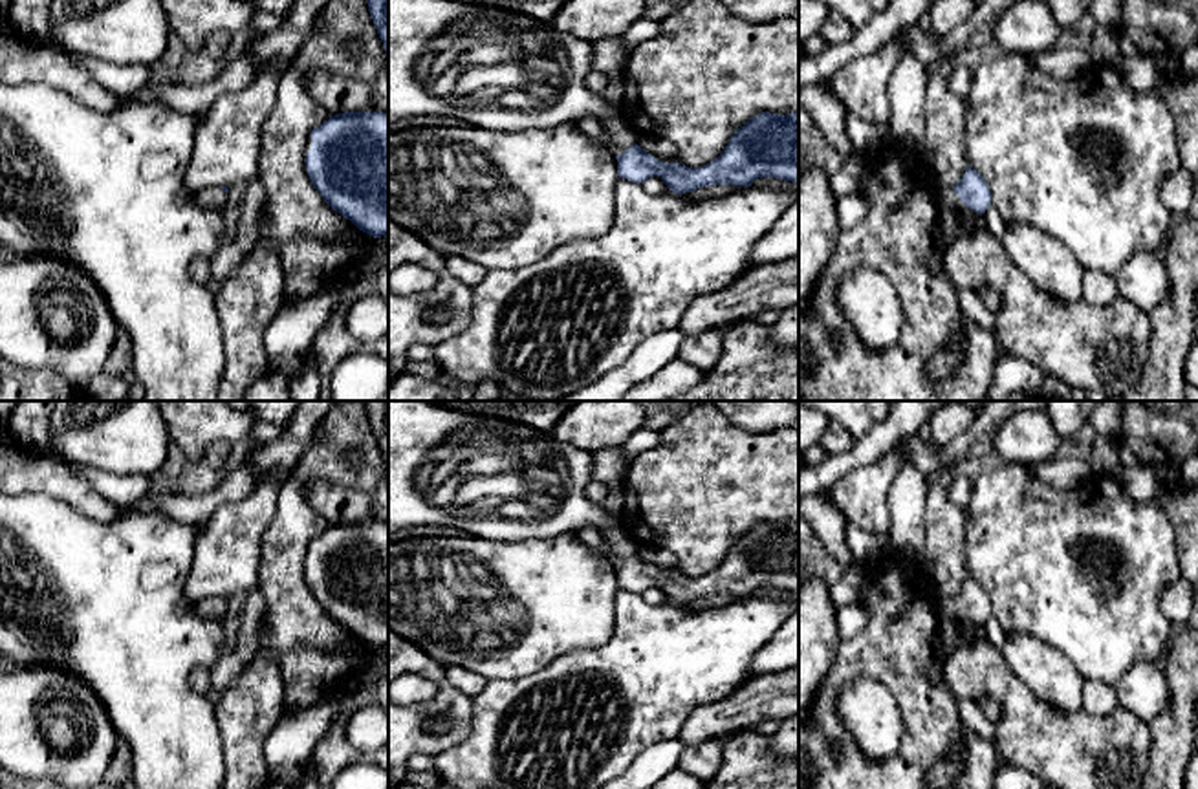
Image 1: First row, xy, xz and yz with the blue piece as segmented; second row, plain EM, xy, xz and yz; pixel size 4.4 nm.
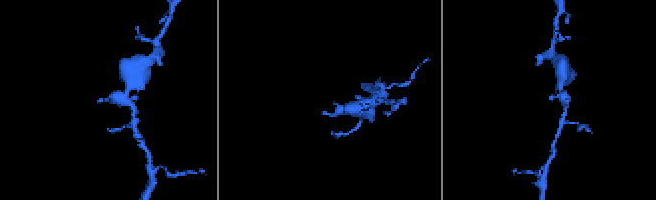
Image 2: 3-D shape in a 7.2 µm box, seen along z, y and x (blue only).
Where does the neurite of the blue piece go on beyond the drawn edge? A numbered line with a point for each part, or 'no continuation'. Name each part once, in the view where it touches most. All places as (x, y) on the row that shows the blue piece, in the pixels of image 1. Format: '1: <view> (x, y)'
1: xz (621, 136)

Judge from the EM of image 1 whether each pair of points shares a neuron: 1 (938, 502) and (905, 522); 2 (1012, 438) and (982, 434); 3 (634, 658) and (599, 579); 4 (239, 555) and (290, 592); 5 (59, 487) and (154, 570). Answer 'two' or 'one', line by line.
1: two
2: two
3: two
4: two
5: two

